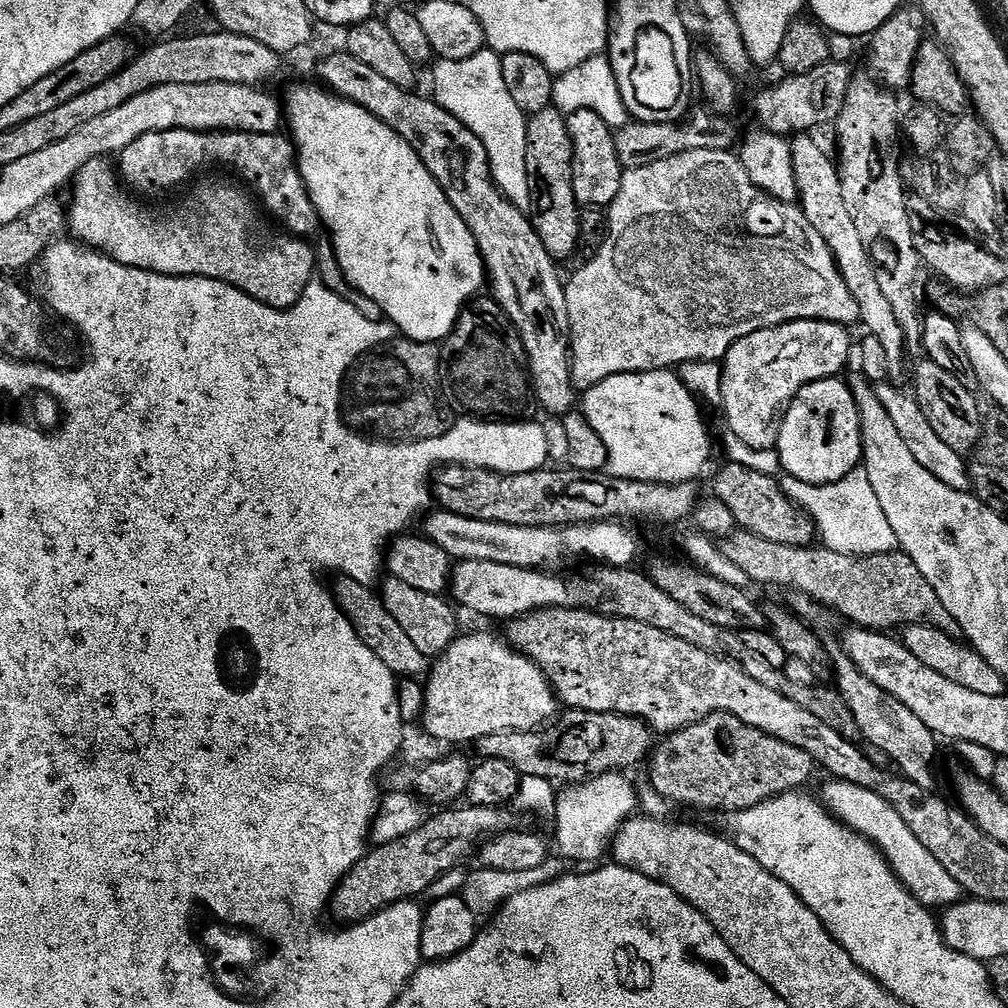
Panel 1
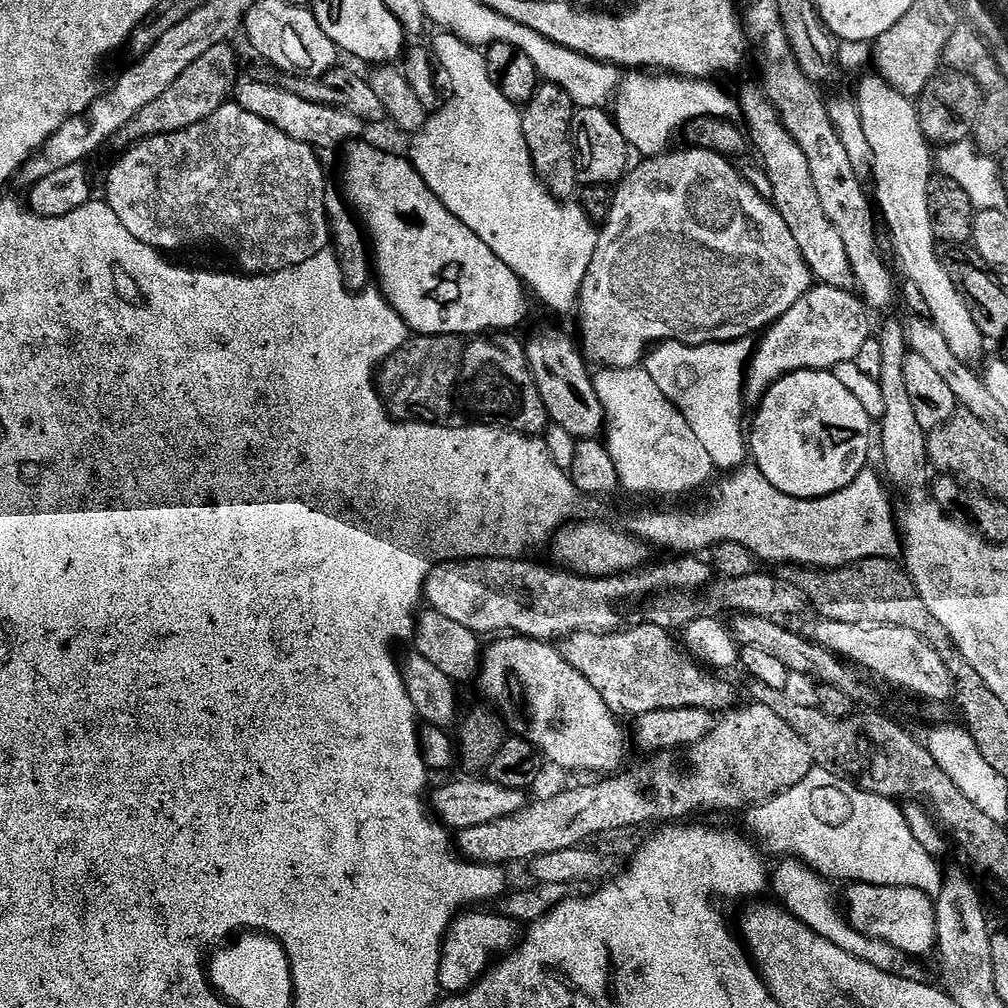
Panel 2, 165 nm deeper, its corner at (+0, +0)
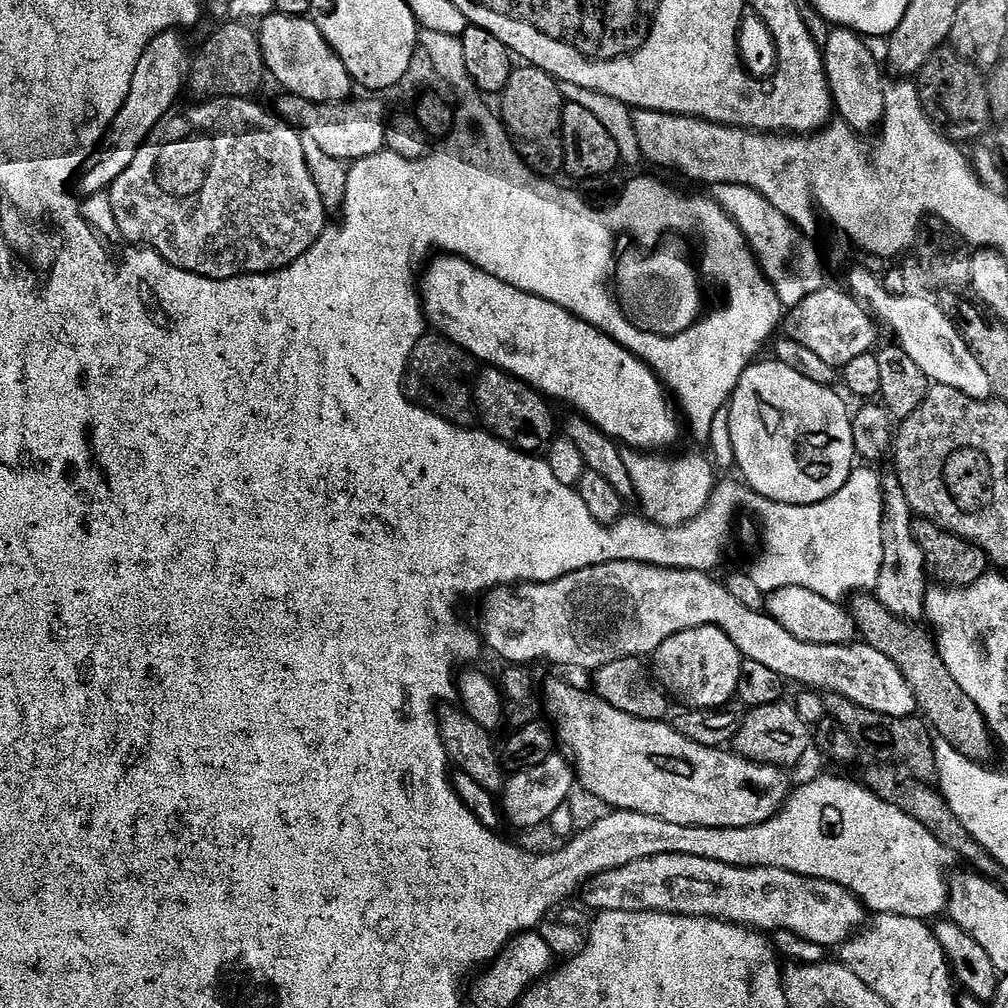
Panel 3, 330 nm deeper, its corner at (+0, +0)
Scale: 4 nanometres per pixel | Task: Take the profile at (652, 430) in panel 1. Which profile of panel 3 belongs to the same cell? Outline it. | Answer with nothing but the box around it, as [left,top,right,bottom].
[624,454,718,528]

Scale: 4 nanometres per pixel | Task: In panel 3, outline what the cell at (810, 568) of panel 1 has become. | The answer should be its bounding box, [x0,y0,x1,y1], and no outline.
[850,594,996,763]

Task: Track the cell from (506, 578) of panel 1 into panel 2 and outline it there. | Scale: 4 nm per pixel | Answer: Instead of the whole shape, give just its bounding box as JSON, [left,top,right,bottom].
[650,570,806,630]

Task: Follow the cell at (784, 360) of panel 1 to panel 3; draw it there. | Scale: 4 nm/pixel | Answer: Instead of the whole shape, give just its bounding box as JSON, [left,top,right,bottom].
[786,286,877,370]

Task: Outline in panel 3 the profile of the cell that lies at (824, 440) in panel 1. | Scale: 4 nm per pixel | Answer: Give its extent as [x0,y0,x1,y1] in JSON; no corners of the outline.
[726,359,858,504]

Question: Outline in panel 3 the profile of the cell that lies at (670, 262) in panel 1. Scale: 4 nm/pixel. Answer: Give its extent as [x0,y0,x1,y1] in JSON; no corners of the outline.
[614,246,705,336]

